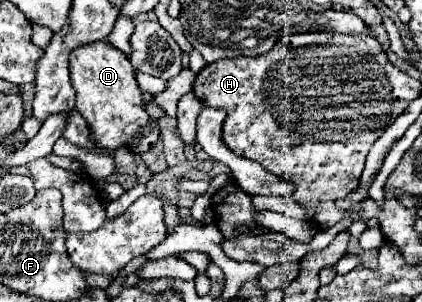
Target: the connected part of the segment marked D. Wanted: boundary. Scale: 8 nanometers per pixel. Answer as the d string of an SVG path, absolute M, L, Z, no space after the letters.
M103 40L83 44L69 54L69 70L71 84L77 92L75 108L89 122L99 148L113 152L121 144L127 144L133 152L143 154L149 146L155 146L159 138L159 124L149 118L145 120L147 112L143 108L141 90L135 82L135 68L125 52Z

